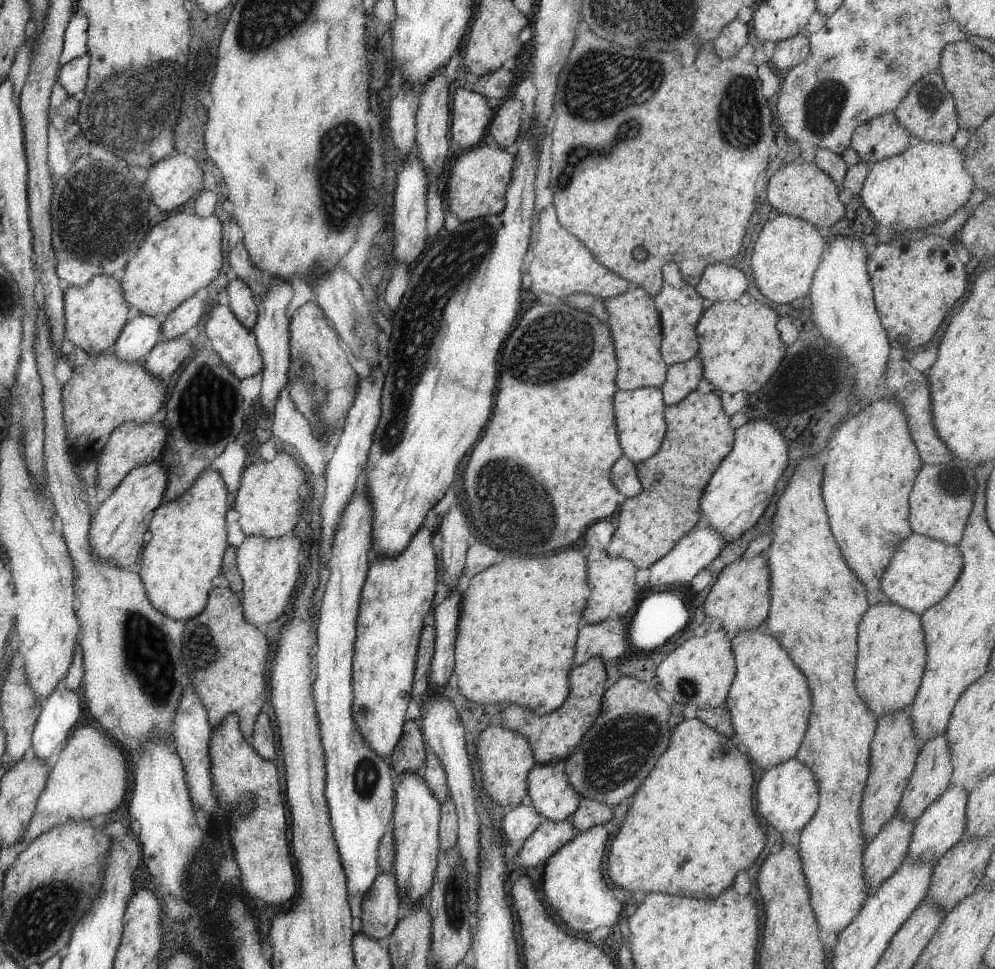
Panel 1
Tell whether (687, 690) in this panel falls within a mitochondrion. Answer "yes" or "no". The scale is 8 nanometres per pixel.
yes

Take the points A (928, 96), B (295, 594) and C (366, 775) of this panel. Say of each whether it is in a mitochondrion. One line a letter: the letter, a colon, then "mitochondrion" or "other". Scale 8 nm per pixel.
A: mitochondrion
B: other
C: mitochondrion

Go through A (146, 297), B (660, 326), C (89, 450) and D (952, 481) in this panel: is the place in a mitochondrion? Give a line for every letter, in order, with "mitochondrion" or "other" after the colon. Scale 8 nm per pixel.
A: other
B: other
C: other
D: mitochondrion

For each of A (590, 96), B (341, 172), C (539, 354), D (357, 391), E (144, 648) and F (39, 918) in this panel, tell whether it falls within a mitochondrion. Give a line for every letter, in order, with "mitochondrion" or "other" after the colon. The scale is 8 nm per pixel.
A: mitochondrion
B: mitochondrion
C: mitochondrion
D: other
E: mitochondrion
F: mitochondrion

